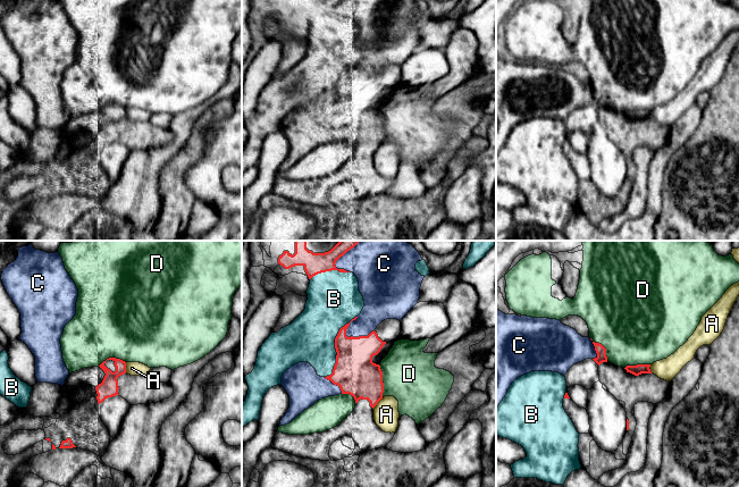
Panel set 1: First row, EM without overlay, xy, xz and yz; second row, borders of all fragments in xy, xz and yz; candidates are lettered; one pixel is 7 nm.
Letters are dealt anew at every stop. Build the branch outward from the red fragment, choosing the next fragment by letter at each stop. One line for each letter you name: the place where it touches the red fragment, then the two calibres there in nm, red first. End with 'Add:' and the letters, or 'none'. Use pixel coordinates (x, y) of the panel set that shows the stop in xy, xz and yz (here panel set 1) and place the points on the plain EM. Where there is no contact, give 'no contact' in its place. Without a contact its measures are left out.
Add: none

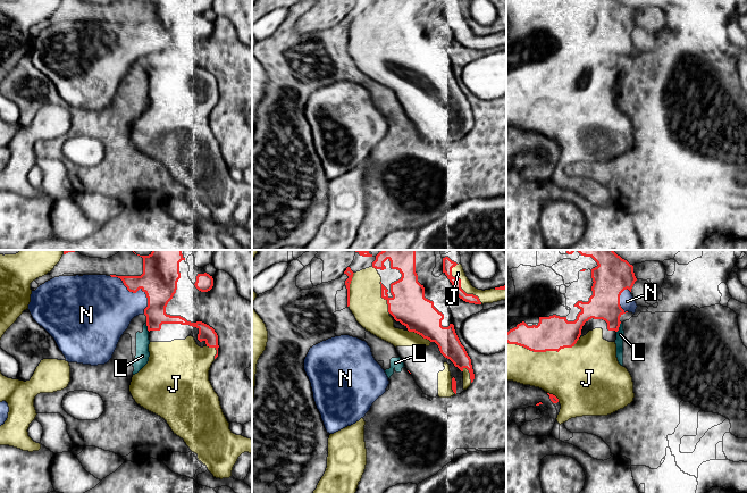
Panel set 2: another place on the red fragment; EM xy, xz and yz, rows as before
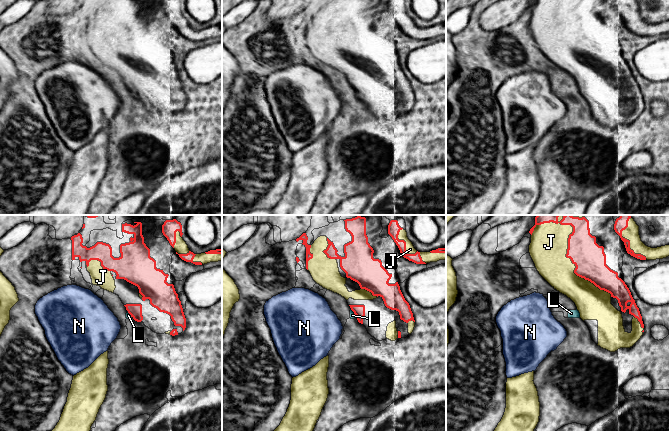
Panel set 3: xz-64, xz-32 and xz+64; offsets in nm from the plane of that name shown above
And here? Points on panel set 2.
L: meets red in yz at (619, 72); 220 nm thick on the red side, 60 nm on the other
Add: L

